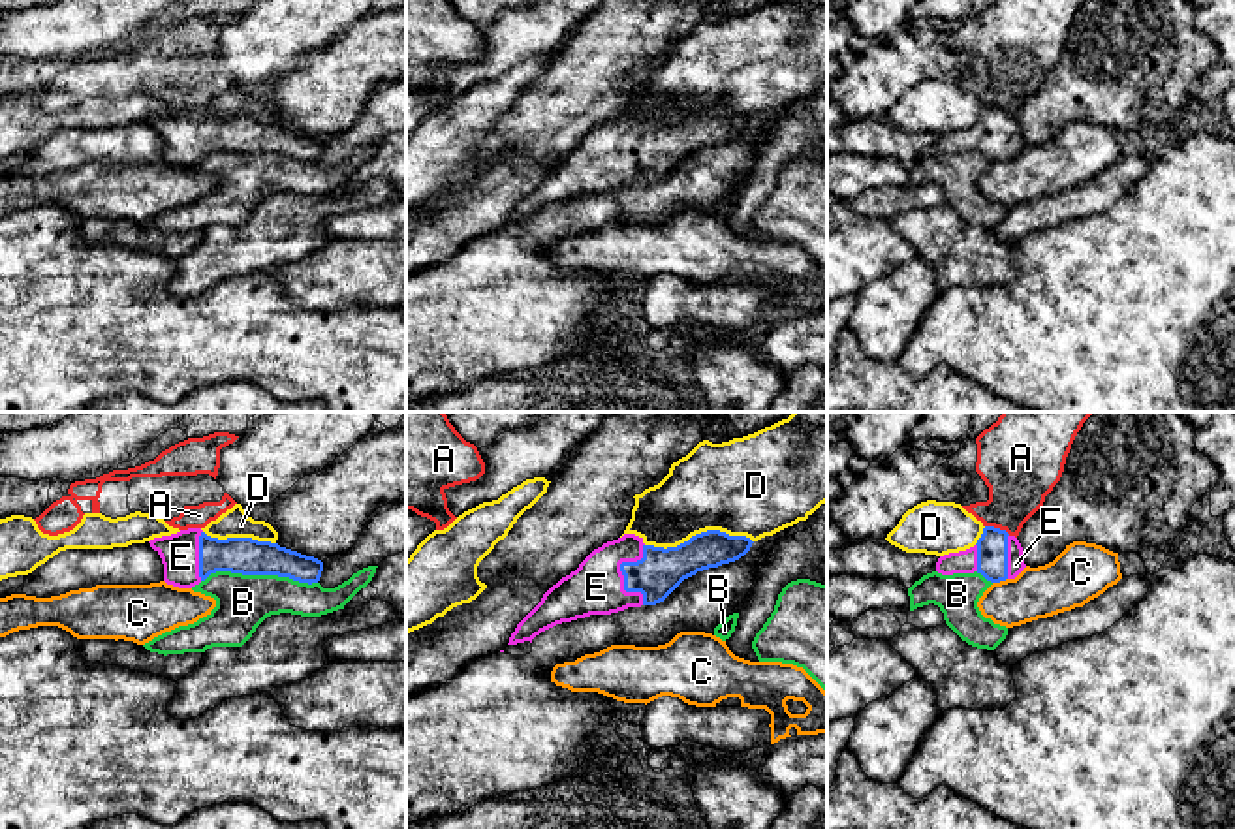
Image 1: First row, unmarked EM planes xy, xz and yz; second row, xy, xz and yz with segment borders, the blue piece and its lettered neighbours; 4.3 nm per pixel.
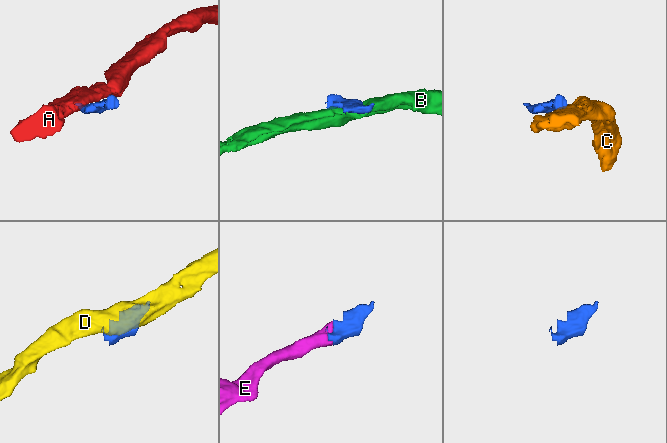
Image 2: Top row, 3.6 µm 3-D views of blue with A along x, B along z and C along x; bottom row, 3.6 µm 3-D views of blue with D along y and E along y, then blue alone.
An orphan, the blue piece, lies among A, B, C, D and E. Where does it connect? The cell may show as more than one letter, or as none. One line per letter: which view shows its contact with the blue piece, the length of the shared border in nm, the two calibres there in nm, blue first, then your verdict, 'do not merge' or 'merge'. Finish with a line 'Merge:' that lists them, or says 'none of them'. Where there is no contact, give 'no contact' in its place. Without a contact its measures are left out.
A: yz | 120 nm | 130/300 nm | do not merge
B: xy | 500 nm | 160/240 nm | do not merge
C: yz | 70 nm | 130/220 nm | do not merge
D: xz | 460 nm | 190/380 nm | do not merge
E: xz | 260 nm | 190/240 nm | merge
Merge: E

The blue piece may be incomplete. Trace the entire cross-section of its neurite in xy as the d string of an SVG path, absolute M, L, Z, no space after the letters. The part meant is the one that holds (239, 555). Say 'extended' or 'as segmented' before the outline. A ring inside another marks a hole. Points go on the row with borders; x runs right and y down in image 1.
extended; M201 528L180 530L149 541L164 564L164 581L179 588L192 588L211 573L231 571L242 575L278 575L299 583L318 583L323 562L252 538L218 540Z

